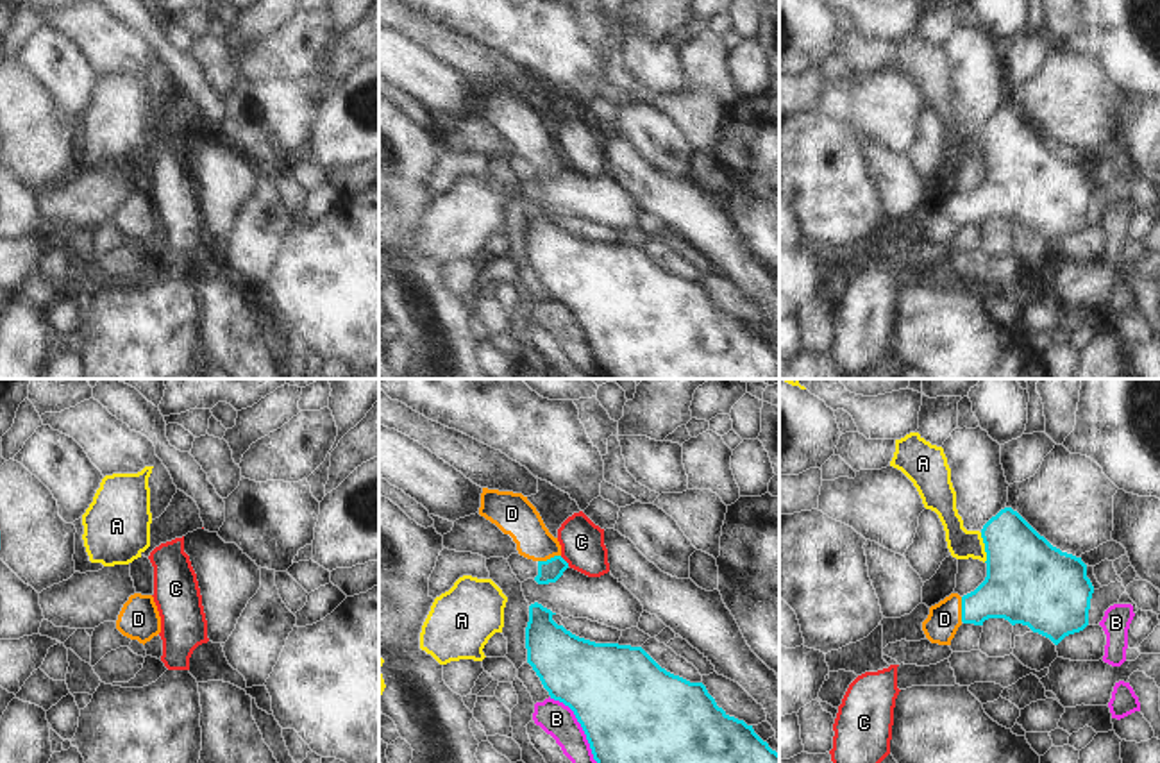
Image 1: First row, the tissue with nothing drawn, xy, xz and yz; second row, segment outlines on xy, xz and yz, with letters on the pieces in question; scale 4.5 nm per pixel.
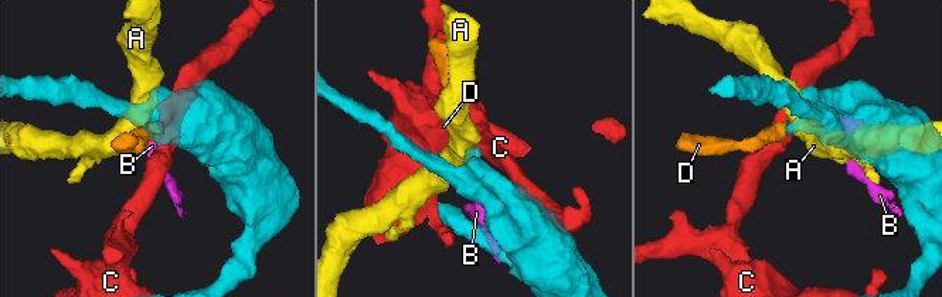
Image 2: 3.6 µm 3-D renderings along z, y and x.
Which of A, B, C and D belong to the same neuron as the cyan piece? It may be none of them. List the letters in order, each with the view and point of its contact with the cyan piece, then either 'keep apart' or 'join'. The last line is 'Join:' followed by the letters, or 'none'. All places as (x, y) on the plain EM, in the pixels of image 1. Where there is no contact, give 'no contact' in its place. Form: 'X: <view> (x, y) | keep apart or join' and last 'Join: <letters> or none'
A: yz (985, 147) | keep apart
B: xz (585, 333) | keep apart
C: xz (565, 161) | keep apart
D: yz (962, 209) | join
Join: D

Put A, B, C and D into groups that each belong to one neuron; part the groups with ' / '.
A / B / C / D

